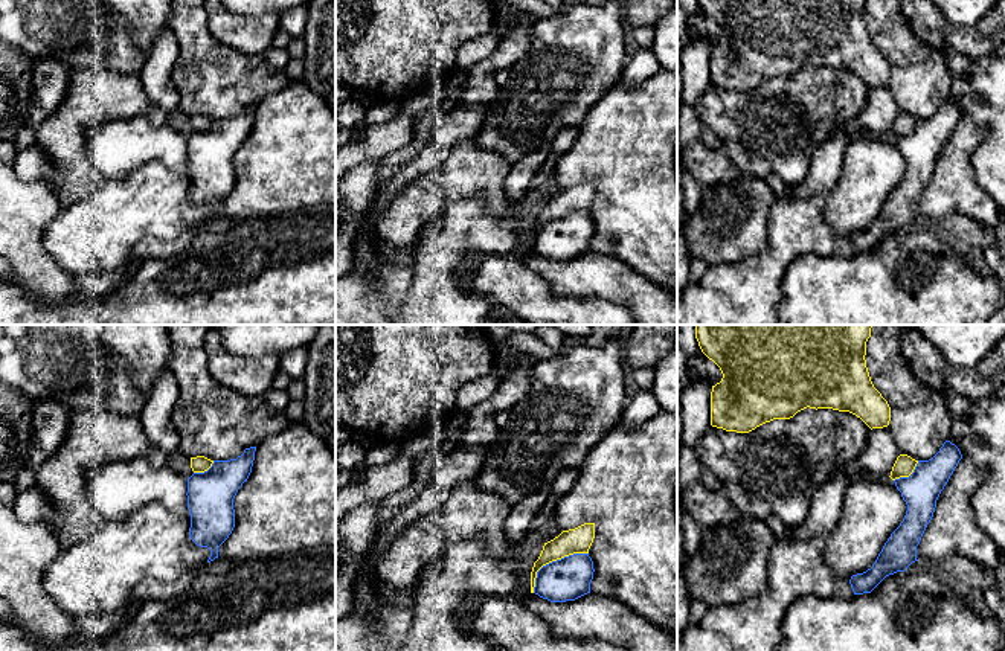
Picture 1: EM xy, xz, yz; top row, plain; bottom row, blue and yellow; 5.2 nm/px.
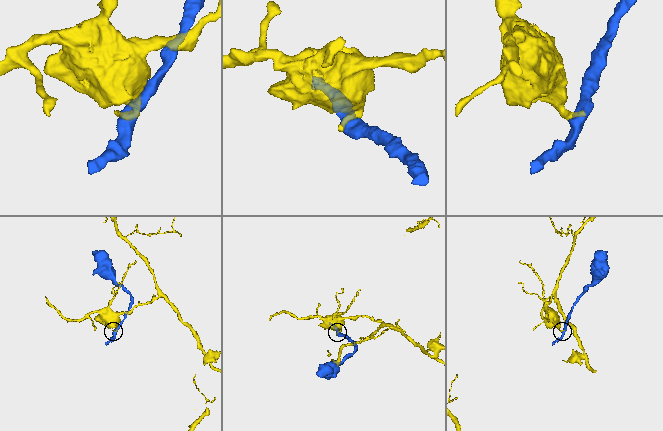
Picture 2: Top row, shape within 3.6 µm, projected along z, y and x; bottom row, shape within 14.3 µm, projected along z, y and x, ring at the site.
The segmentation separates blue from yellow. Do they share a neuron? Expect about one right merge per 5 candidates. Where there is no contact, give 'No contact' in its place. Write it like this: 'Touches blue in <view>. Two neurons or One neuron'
Touches blue in xz. Two neurons

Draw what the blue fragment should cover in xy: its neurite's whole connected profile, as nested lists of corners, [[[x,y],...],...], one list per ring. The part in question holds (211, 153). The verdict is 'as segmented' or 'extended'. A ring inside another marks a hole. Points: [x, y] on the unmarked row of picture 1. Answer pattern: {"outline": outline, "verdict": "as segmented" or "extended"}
{"outline": [[[250,105],[236,117],[214,119],[207,130],[188,137],[189,197],[210,209],[207,221],[218,216],[218,206],[235,186],[233,157],[252,131],[255,110]]], "verdict": "as segmented"}

